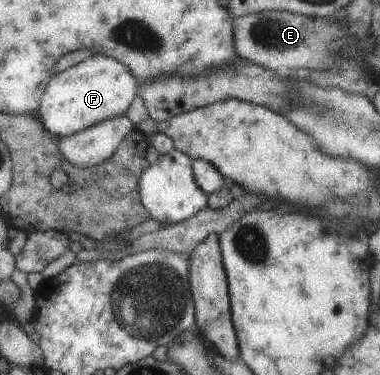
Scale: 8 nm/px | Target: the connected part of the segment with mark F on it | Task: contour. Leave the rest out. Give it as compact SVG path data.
M92 54L76 65L51 75L34 114L45 130L61 139L99 121L124 116L130 101L137 95L137 83L135 77L118 60Z

